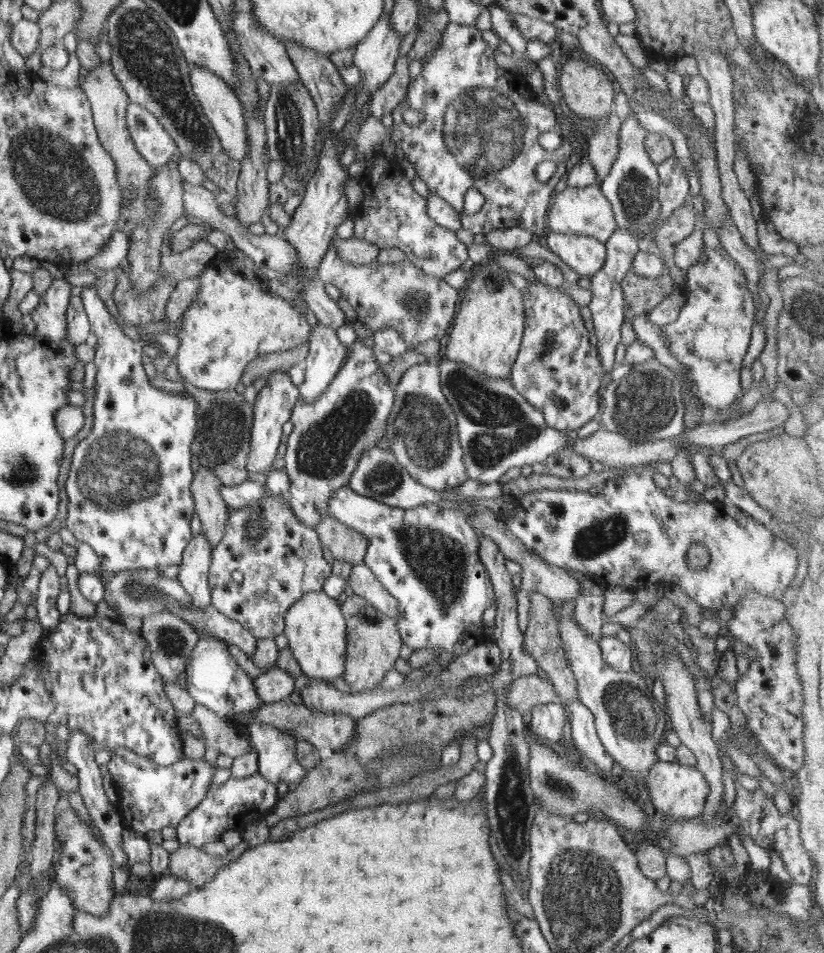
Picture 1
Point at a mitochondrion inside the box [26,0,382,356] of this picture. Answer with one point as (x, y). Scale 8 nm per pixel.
(142, 46)

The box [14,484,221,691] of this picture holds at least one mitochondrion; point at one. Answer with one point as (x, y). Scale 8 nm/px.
(142, 592)

